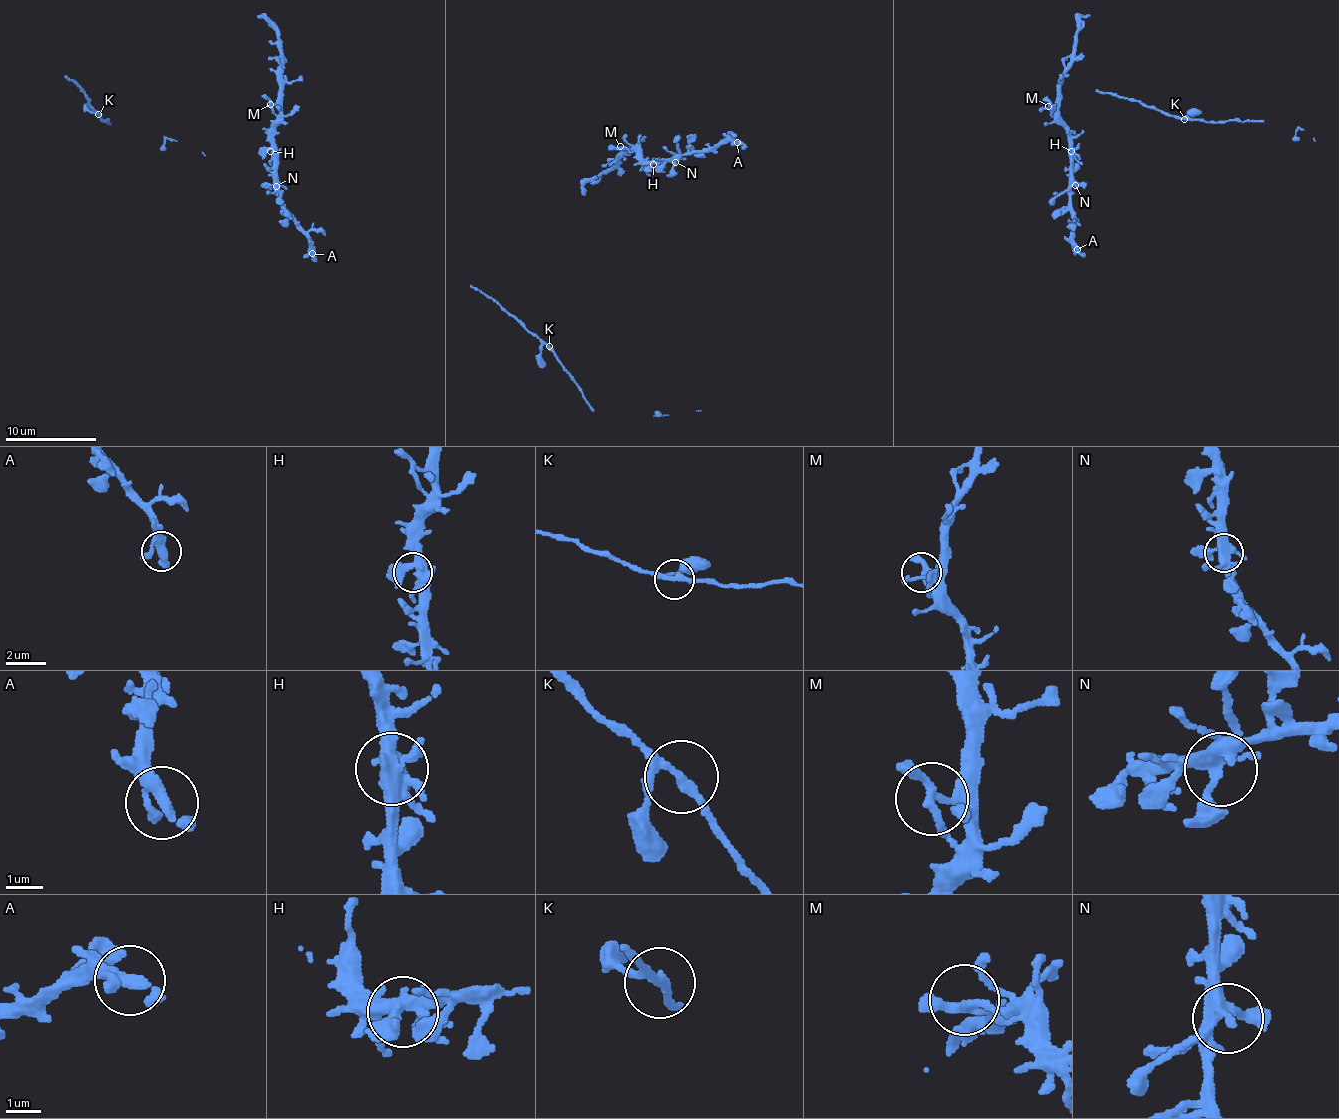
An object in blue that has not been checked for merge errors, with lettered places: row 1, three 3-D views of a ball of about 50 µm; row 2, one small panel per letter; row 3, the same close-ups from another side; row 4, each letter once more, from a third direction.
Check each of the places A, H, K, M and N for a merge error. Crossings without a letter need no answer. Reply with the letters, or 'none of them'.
none of them

